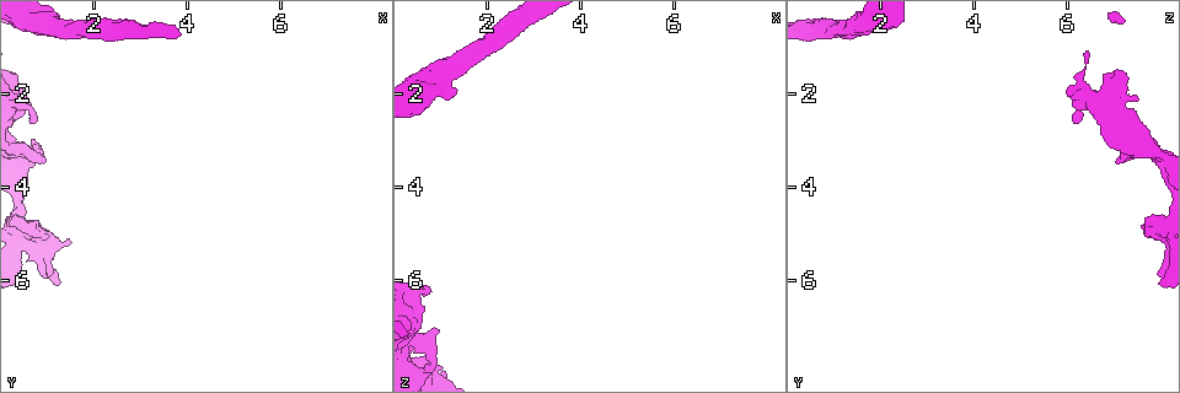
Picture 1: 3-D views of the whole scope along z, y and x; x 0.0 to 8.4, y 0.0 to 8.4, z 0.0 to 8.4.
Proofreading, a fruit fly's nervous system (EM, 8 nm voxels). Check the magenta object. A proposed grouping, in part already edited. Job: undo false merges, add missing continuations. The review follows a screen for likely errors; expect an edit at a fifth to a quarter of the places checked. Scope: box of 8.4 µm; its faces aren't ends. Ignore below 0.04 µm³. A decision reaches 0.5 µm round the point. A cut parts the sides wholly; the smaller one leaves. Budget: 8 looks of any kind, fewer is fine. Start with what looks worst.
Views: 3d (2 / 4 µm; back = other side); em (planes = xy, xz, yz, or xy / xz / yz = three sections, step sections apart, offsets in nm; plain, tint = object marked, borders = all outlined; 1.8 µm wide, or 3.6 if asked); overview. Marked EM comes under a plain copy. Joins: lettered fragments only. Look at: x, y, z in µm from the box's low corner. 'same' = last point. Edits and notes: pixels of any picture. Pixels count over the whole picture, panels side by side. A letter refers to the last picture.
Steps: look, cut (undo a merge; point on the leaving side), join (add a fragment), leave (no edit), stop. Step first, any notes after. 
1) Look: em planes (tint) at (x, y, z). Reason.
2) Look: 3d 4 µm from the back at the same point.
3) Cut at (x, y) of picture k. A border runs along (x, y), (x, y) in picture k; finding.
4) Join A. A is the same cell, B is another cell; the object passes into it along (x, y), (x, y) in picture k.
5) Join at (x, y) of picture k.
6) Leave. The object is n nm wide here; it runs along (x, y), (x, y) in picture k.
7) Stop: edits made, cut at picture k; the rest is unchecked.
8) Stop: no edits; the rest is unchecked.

Look: em planes (borders) at (0.80, 5.00, 7.65). Branch stops here.

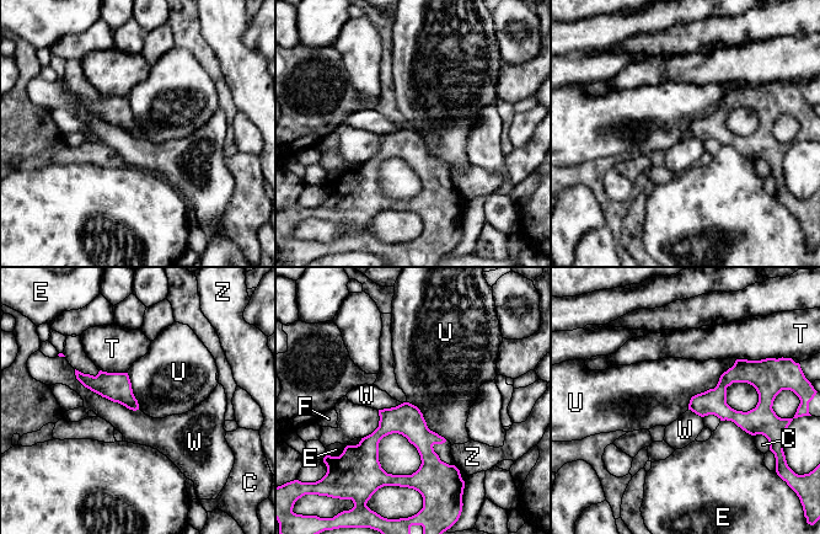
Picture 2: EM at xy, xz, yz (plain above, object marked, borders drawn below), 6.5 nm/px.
Leave. The object is 160 nm wide here; C, E, F, T, U, W and Z are other cells; a border runs along (738, 358), (687, 409) in picture 2; no lettered fragment goes on from it.

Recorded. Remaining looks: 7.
Look: 3d 4 µm from the back at (0.70, 2.65, 6.15). Free end.

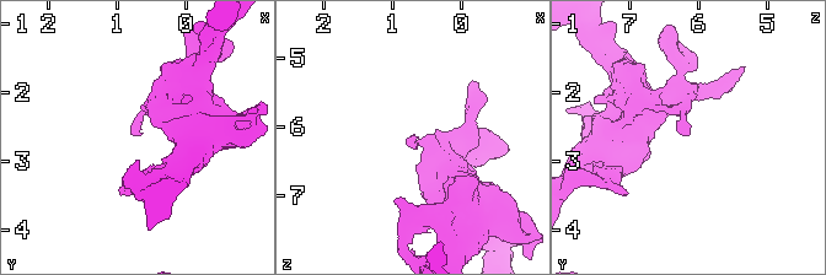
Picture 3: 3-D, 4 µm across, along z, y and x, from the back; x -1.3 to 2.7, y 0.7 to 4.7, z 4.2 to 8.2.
Look: em planes (borders) at (0.75, 2.60, 6.20).

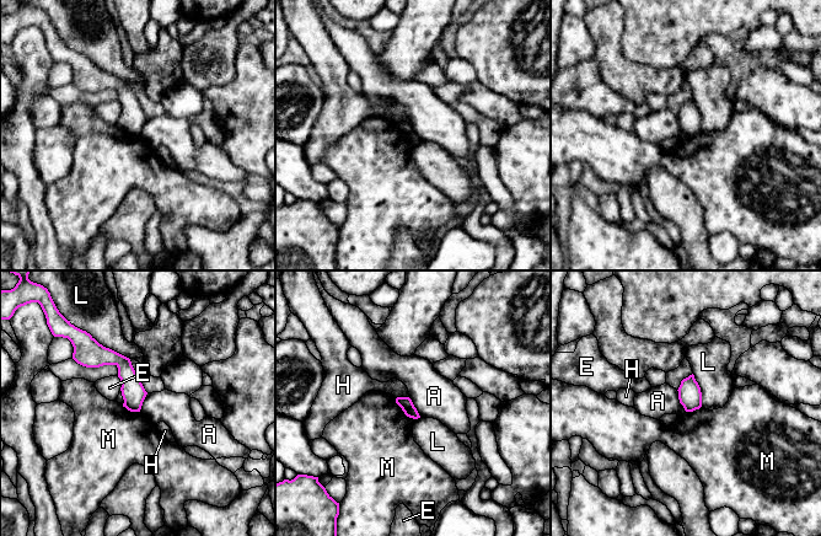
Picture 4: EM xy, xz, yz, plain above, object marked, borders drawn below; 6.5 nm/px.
Leave. The longest contact is with L, 300 nm; A, E, H, L and M are other cells; none of them fits.

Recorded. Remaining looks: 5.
Look: em xy step 8 (tint) at (0.70, 3.00, 7.85). Branch stops here.

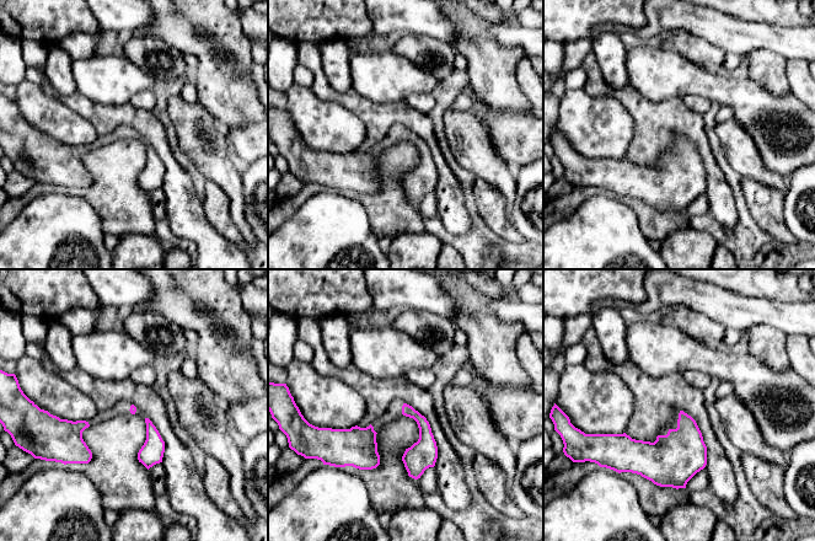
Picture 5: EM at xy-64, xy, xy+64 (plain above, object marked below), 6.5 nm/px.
Look: em planes (borders) at the same point.

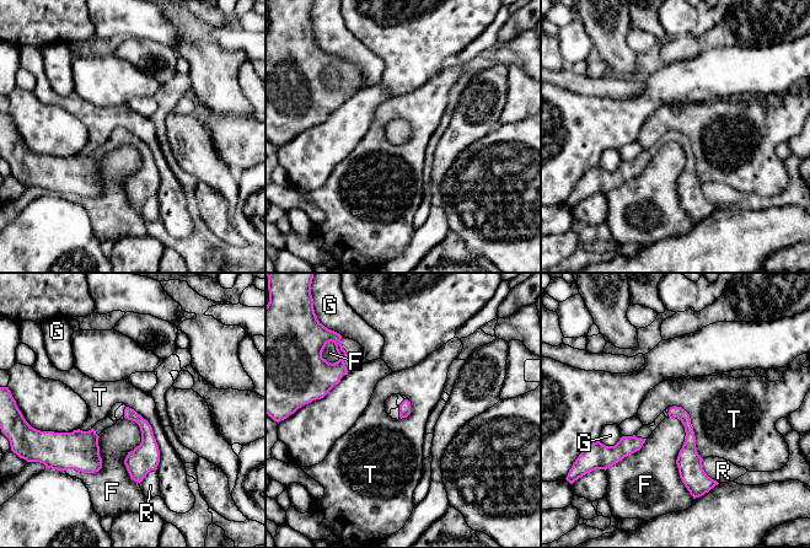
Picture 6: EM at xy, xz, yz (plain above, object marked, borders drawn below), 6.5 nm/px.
Leave. F, G, R and T are other cells; it runs along (672, 409), (688, 426), (692, 483) in picture 6; none of them fits.

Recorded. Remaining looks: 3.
Stop: no edits; the rest is unchecked.

